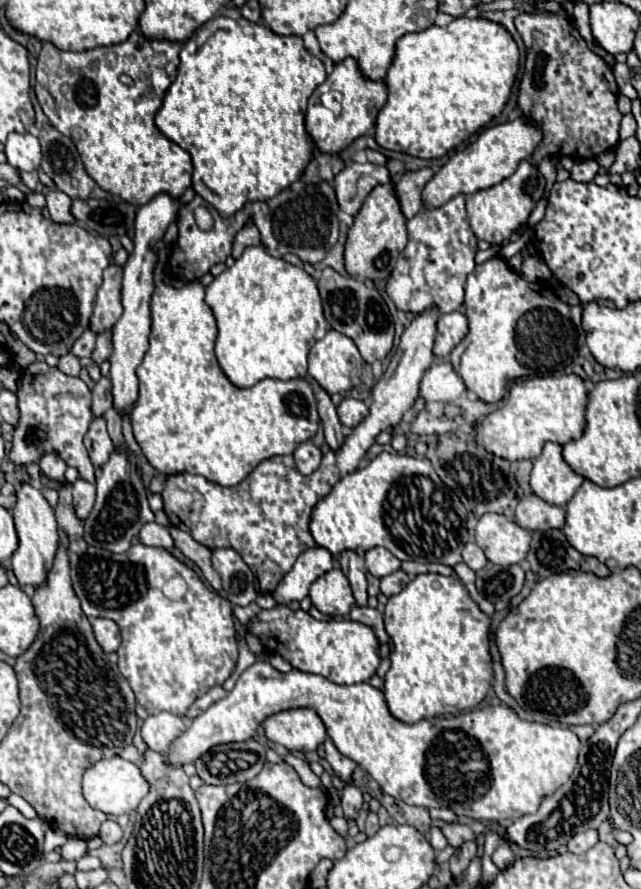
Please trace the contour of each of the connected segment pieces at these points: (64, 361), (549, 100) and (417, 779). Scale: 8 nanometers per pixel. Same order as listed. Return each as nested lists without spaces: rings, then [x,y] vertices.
[[[68,352],[68,354],[60,356],[58,370],[62,370],[62,372],[68,374],[68,376],[78,376],[78,374],[80,374],[80,360],[78,360],[72,352]]]
[[[520,12],[514,24],[526,46],[526,66],[520,82],[518,106],[522,116],[542,124],[544,140],[530,162],[540,164],[544,156],[572,156],[590,160],[618,142],[622,114],[618,112],[618,86],[612,66],[594,54],[576,30],[574,22],[556,14]]]
[[[256,660],[250,668],[246,668],[228,696],[206,712],[196,716],[188,730],[176,738],[176,742],[166,752],[174,766],[182,766],[186,762],[194,762],[200,758],[210,746],[222,742],[244,742],[254,736],[256,728],[272,714],[290,708],[314,708],[322,722],[326,724],[328,736],[334,746],[348,758],[352,758],[360,768],[364,768],[380,788],[406,804],[414,806],[436,806],[450,808],[456,816],[468,816],[474,820],[516,820],[526,814],[534,814],[542,802],[542,798],[554,794],[564,782],[568,782],[570,774],[578,762],[580,740],[568,728],[552,728],[540,722],[522,720],[510,706],[486,706],[476,712],[464,712],[452,718],[436,716],[430,720],[420,720],[416,724],[406,724],[394,718],[388,710],[384,692],[372,688],[370,684],[352,684],[338,686],[324,676],[314,676],[308,672],[300,672],[292,668],[290,672],[278,672],[268,660]]]

